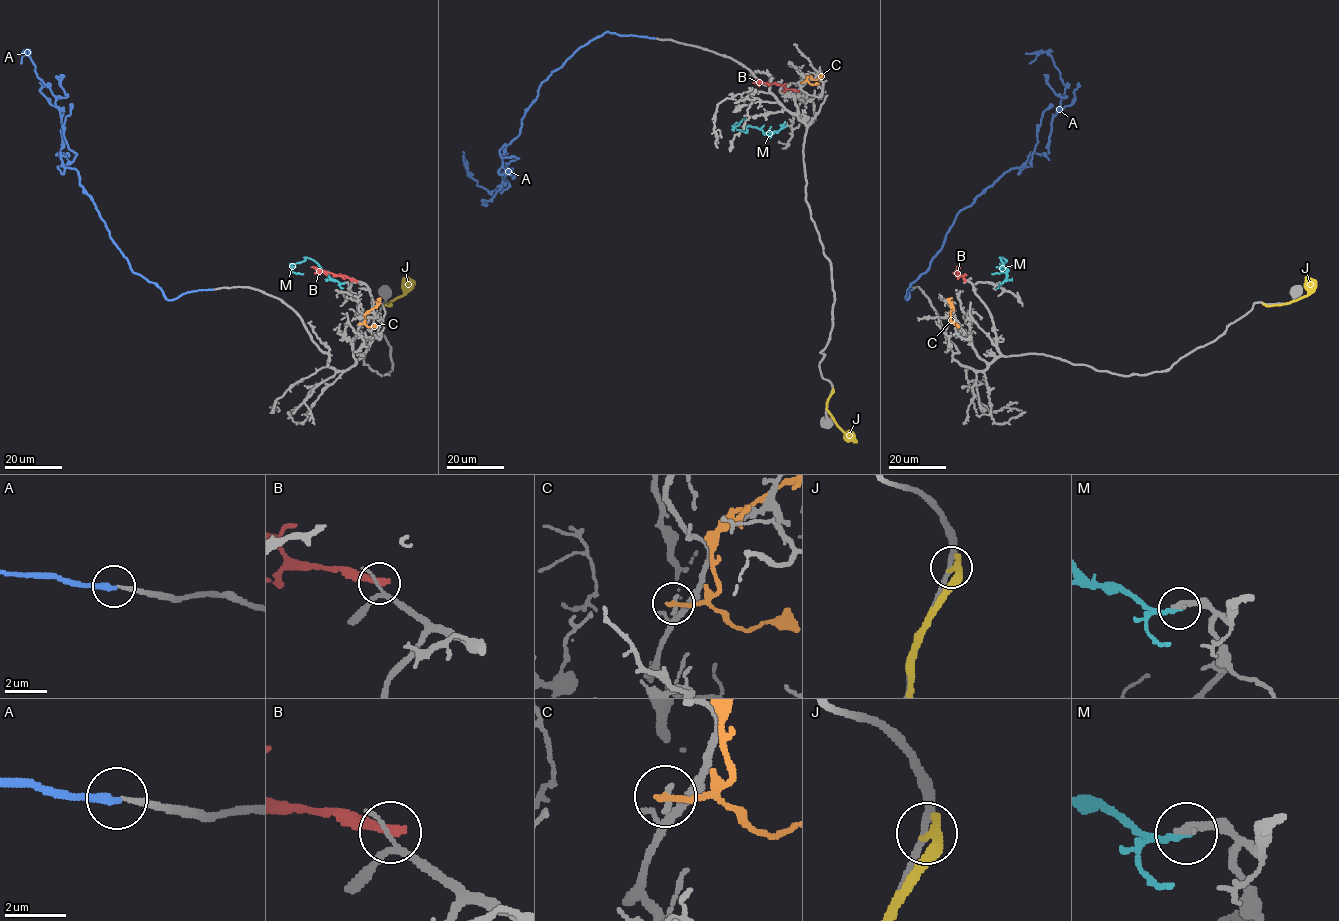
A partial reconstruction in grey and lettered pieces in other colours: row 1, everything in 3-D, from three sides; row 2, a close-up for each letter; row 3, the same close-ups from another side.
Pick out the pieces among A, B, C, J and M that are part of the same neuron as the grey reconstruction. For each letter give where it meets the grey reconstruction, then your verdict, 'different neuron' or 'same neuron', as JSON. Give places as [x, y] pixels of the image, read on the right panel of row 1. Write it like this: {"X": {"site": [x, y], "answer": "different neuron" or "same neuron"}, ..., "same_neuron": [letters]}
{"A": {"site": [912, 289], "answer": "different neuron"}, "B": {"site": [965, 281], "answer": "different neuron"}, "C": {"site": [956, 323], "answer": "different neuron"}, "J": {"site": [1264, 304], "answer": "different neuron"}, "M": {"site": [1000, 283], "answer": "same neuron"}, "same_neuron": ["M"]}

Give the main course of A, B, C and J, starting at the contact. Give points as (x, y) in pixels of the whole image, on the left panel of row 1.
A: (212, 289), (167, 300), (134, 273), (78, 172), (56, 154), (62, 143), (56, 98), (26, 52), (21, 63)
B: (356, 281), (311, 267)
C: (359, 324), (363, 324), (365, 314), (380, 298)
J: (390, 304), (385, 304), (400, 297), (414, 280)

